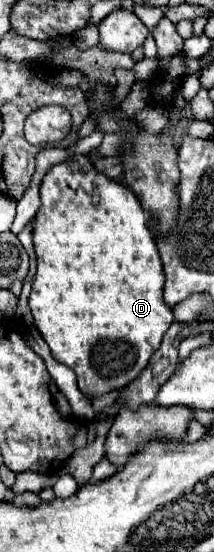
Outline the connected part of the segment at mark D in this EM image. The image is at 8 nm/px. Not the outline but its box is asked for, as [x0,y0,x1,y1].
[30,155,174,397]

